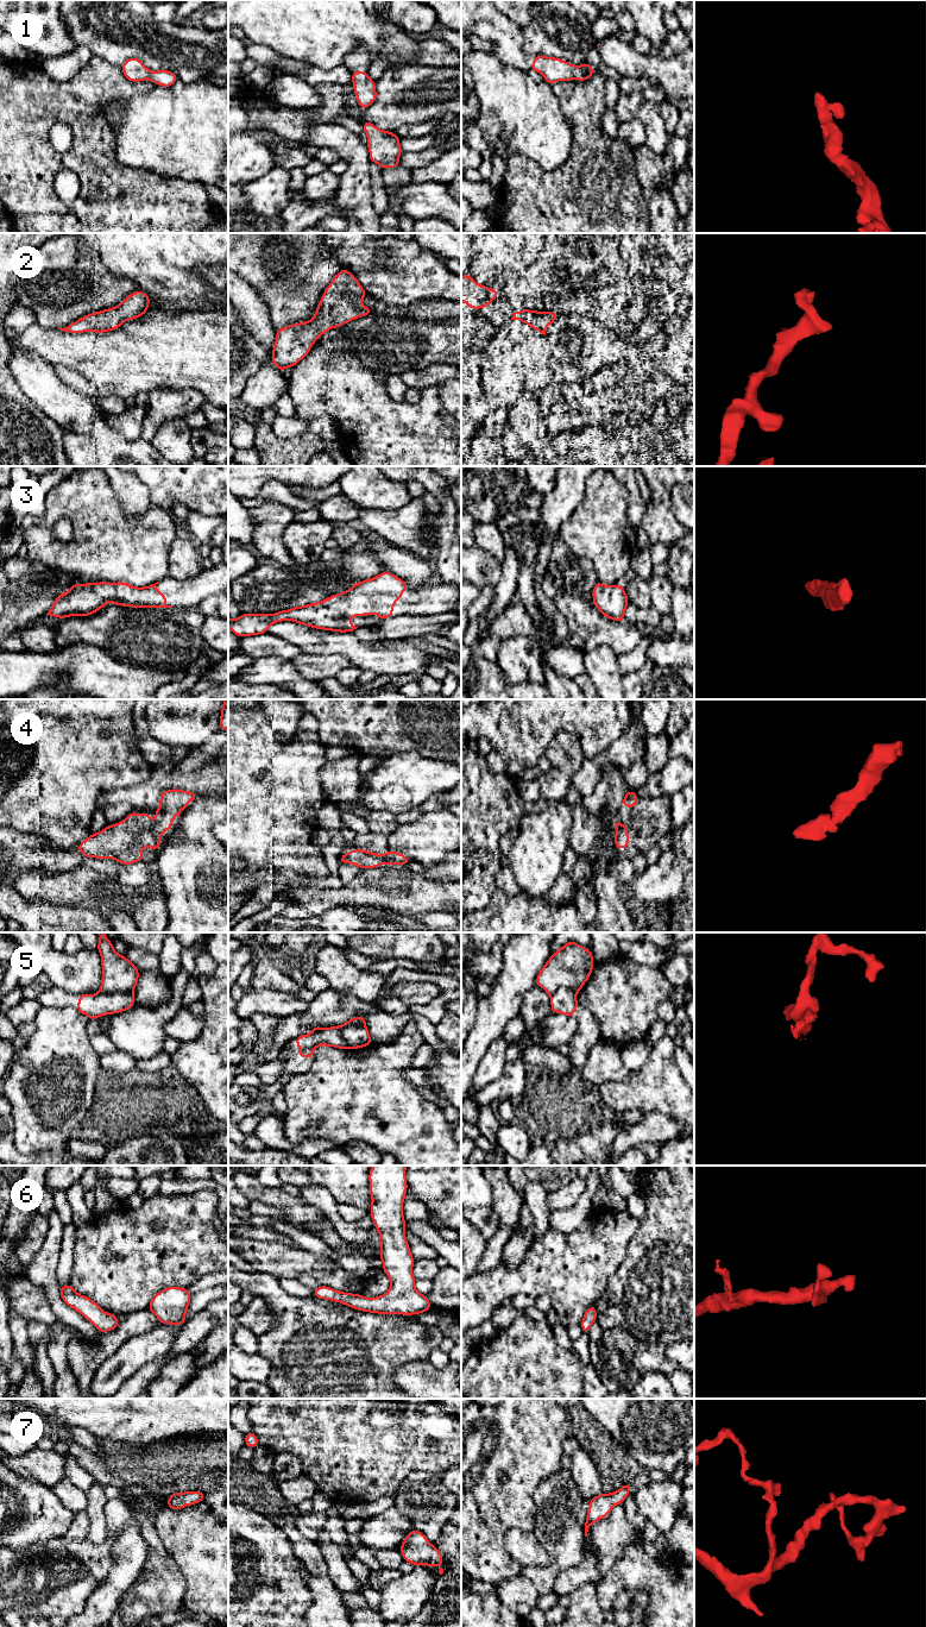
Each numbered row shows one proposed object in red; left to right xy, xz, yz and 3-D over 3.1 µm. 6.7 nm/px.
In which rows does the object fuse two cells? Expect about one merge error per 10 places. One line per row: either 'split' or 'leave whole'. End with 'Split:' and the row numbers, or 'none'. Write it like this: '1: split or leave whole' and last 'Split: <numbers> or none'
1: leave whole
2: leave whole
3: leave whole
4: leave whole
5: split
6: leave whole
7: leave whole
Split: 5

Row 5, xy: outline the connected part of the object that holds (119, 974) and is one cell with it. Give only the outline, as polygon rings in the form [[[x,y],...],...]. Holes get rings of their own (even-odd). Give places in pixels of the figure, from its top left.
[[[106,932],[99,935],[97,951],[101,955],[102,980],[96,994],[133,991],[138,984],[139,969],[114,950]]]

